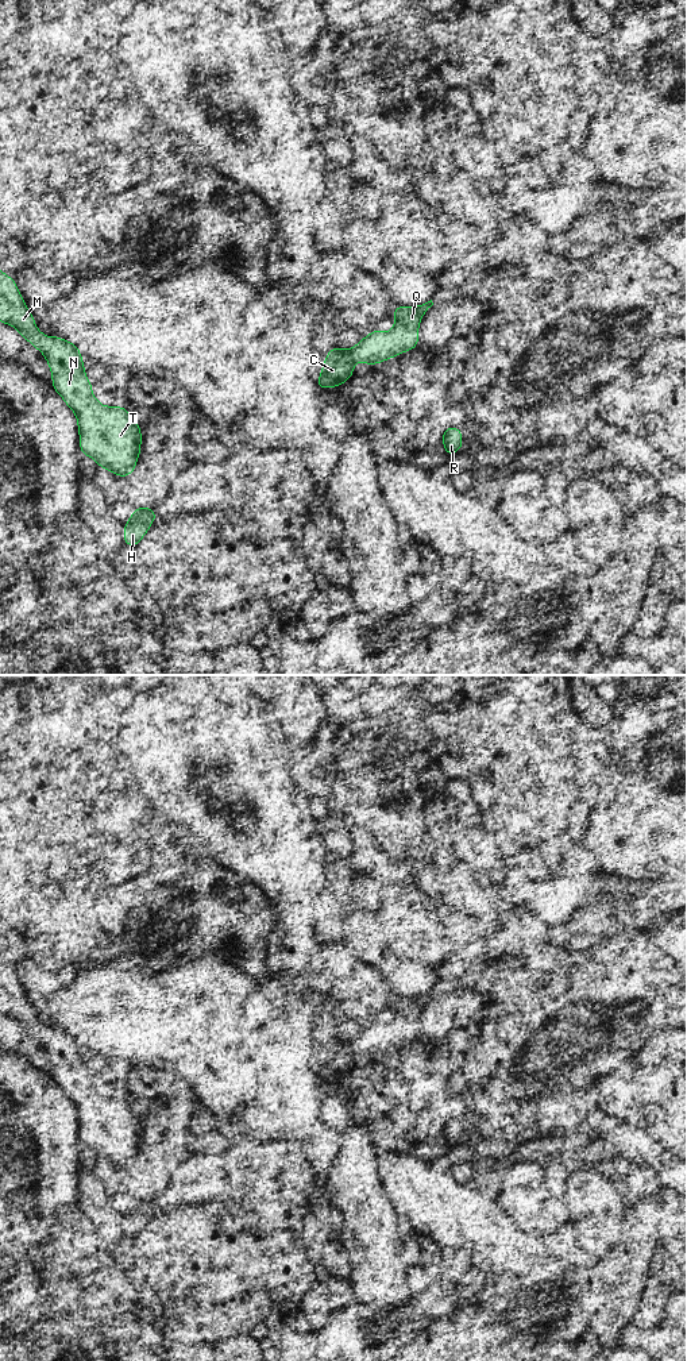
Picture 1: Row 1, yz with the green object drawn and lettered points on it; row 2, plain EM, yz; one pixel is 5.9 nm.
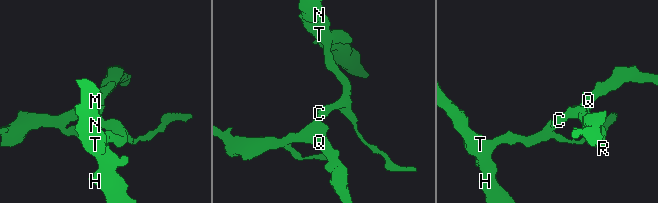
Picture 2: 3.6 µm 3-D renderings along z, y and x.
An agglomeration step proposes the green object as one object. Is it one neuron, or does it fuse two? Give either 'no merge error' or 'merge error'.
no merge error

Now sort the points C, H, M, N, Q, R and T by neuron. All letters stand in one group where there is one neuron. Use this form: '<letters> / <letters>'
C H M N Q R T

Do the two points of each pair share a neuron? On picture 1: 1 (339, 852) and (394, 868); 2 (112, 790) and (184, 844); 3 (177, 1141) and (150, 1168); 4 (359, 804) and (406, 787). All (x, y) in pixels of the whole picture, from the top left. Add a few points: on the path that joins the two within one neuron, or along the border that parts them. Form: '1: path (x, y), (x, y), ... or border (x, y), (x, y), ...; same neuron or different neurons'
1: border (350, 828), (352, 848), (344, 862); different neurons
2: border (162, 822), (154, 837), (153, 856); different neurons
3: path (170, 1148), (157, 1161); same neuron
4: path (371, 791), (375, 787), (394, 787); same neuron

